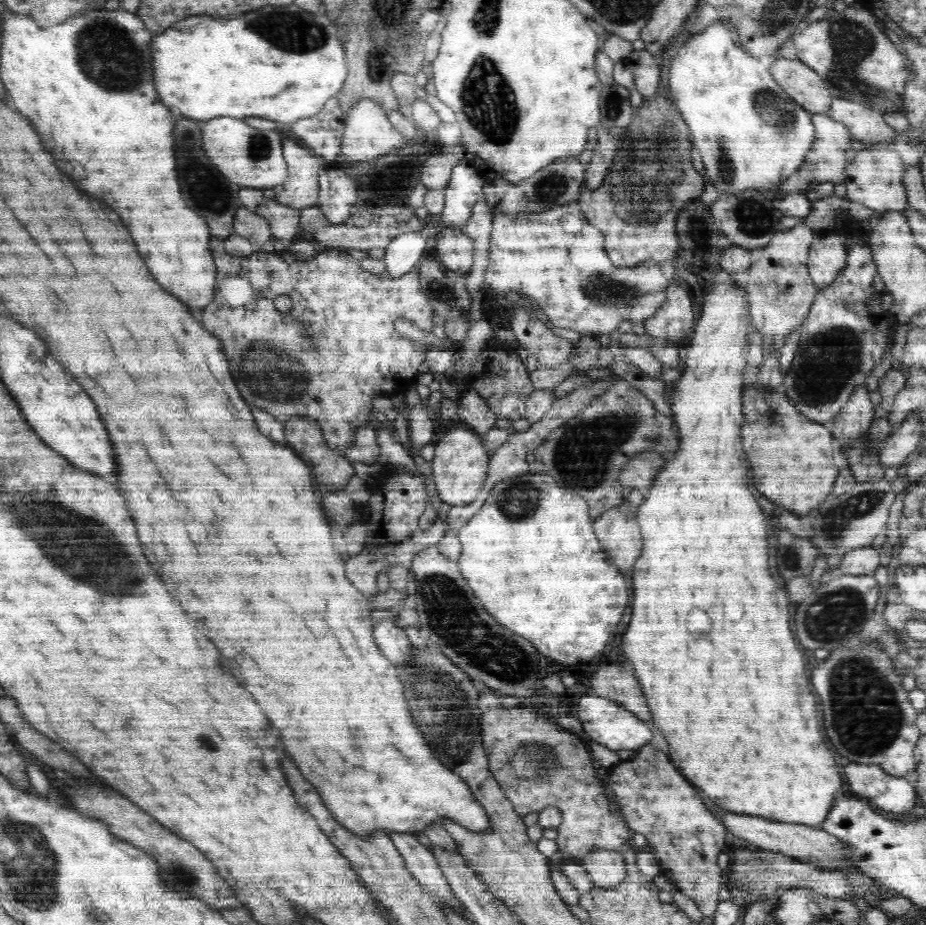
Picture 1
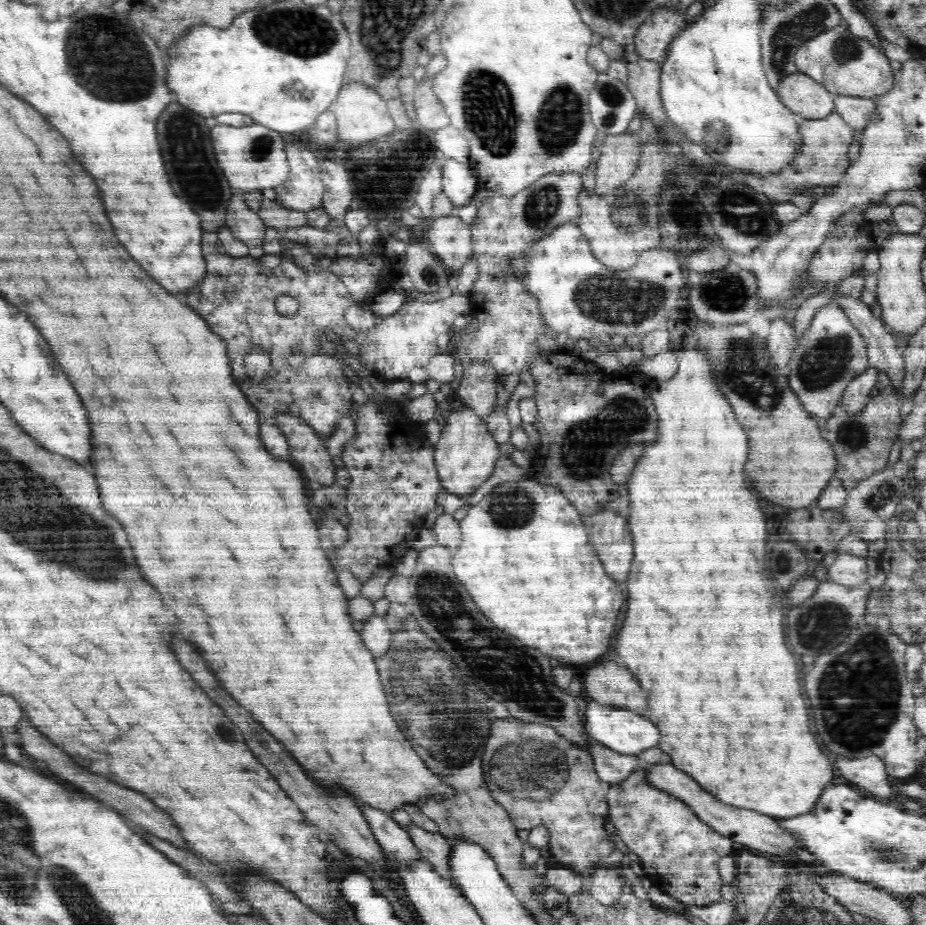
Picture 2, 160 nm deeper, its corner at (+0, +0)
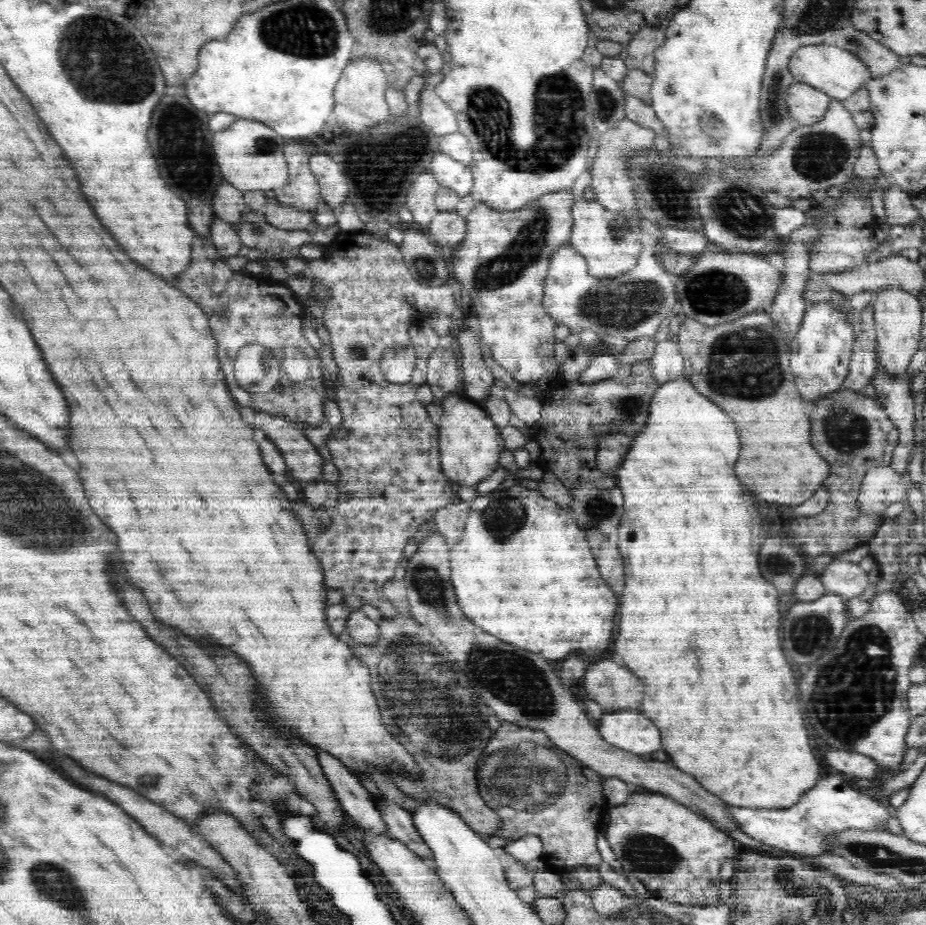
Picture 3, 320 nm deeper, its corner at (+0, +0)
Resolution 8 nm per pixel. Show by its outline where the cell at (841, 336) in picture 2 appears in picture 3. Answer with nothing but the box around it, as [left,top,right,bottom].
[788,304,854,404]

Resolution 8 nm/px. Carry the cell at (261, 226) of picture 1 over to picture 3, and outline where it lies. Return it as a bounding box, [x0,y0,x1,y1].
[212,182,246,226]

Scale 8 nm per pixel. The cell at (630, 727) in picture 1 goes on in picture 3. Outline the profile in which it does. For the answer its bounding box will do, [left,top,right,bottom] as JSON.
[597,709,662,758]

